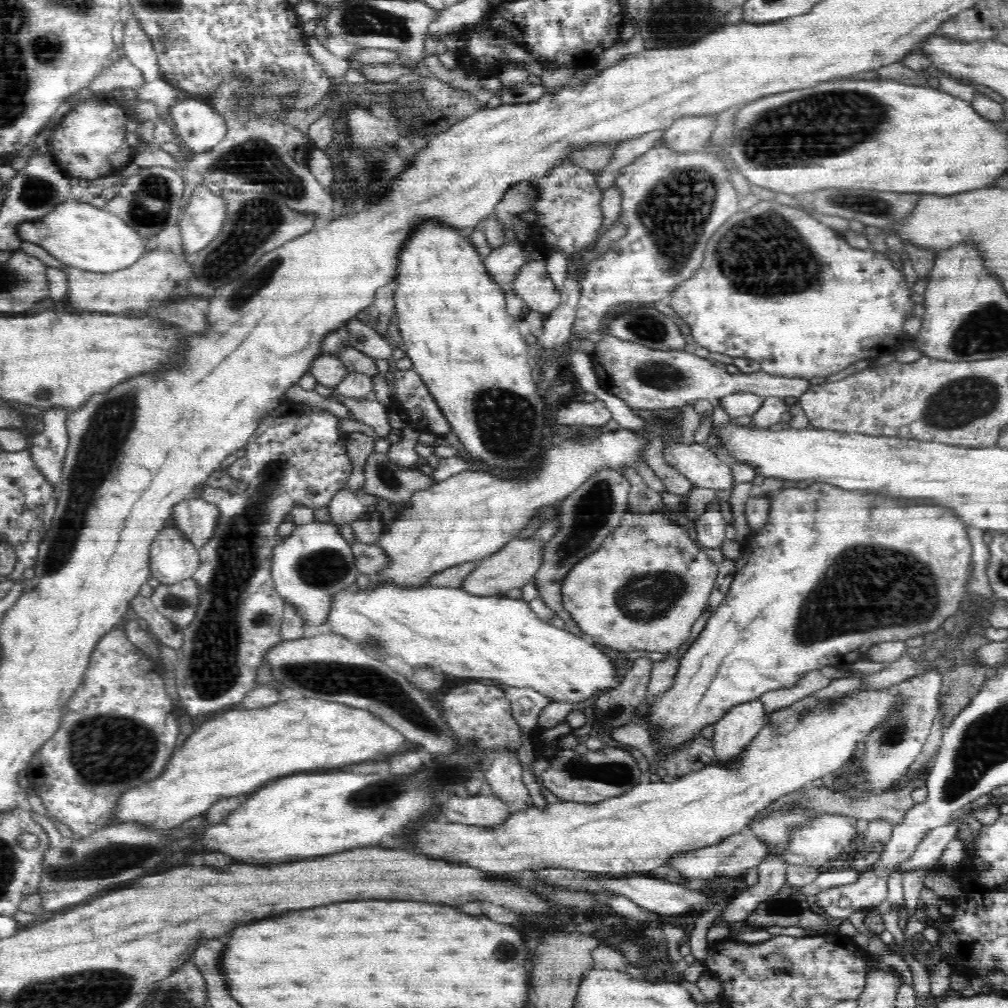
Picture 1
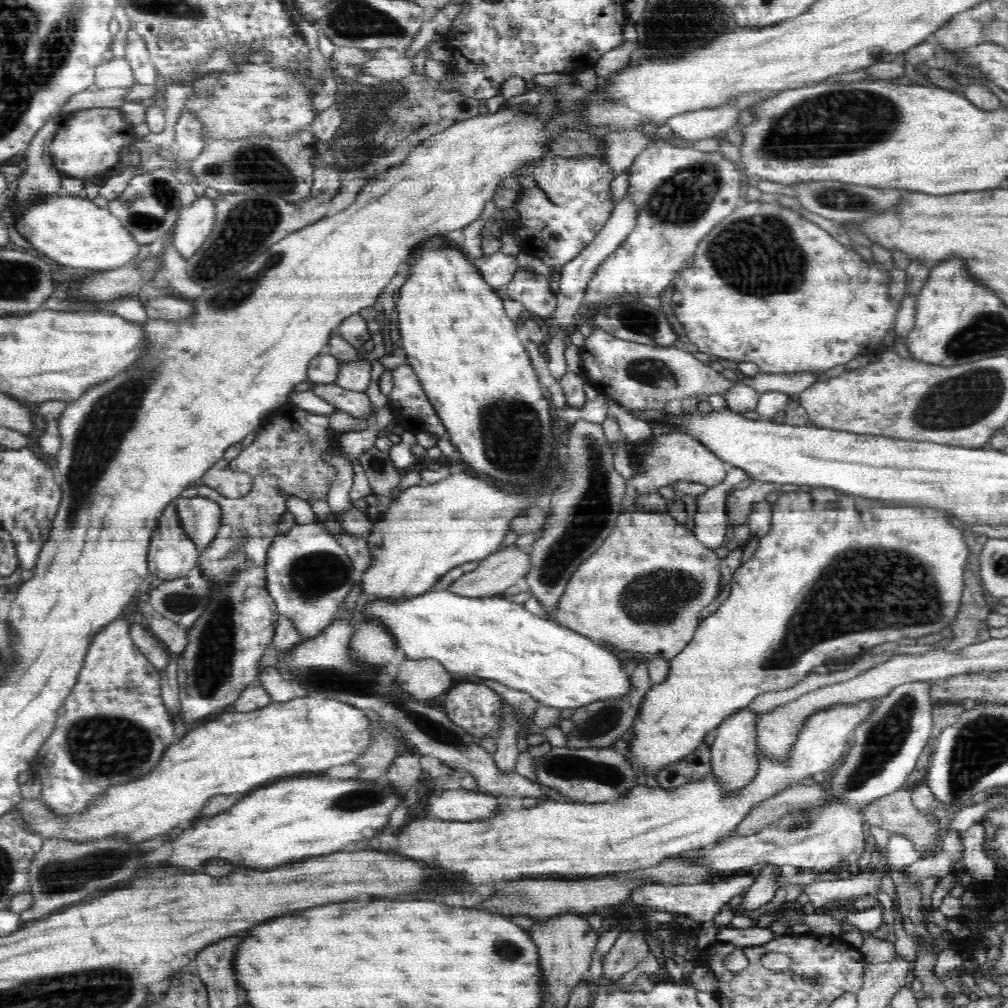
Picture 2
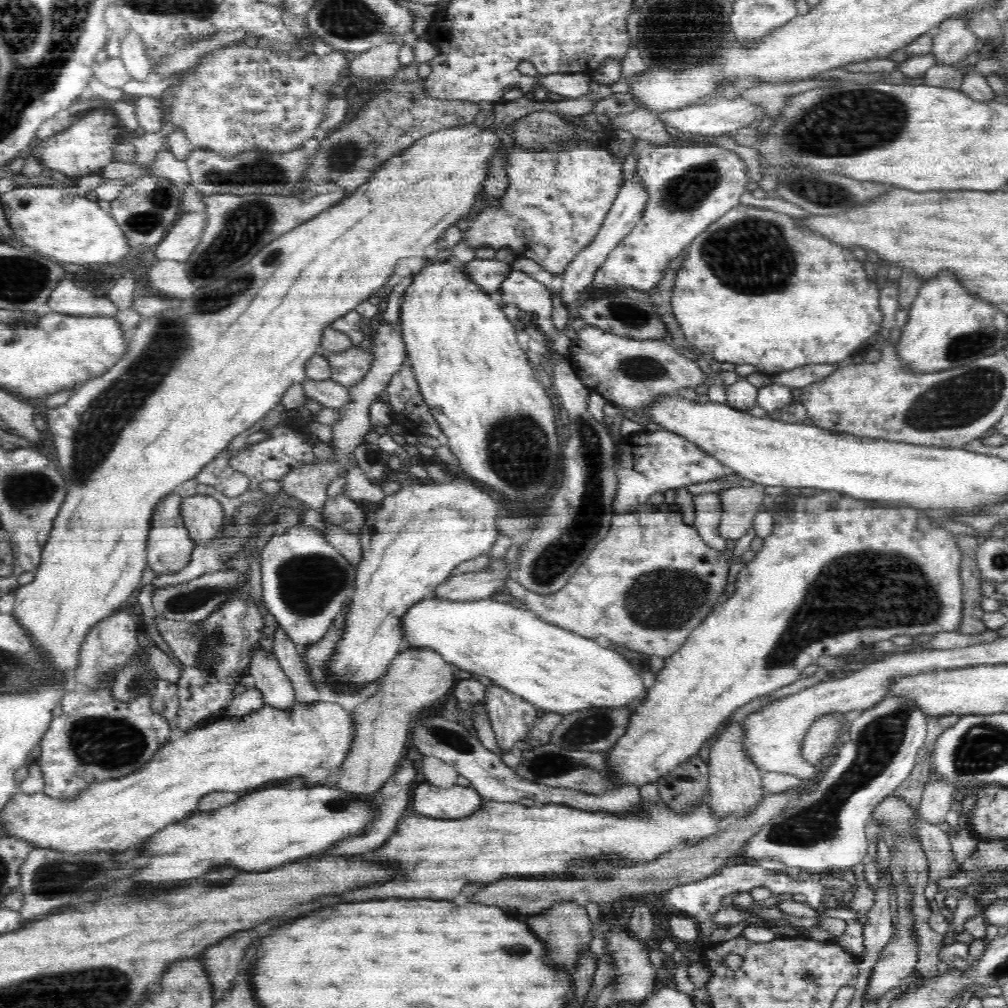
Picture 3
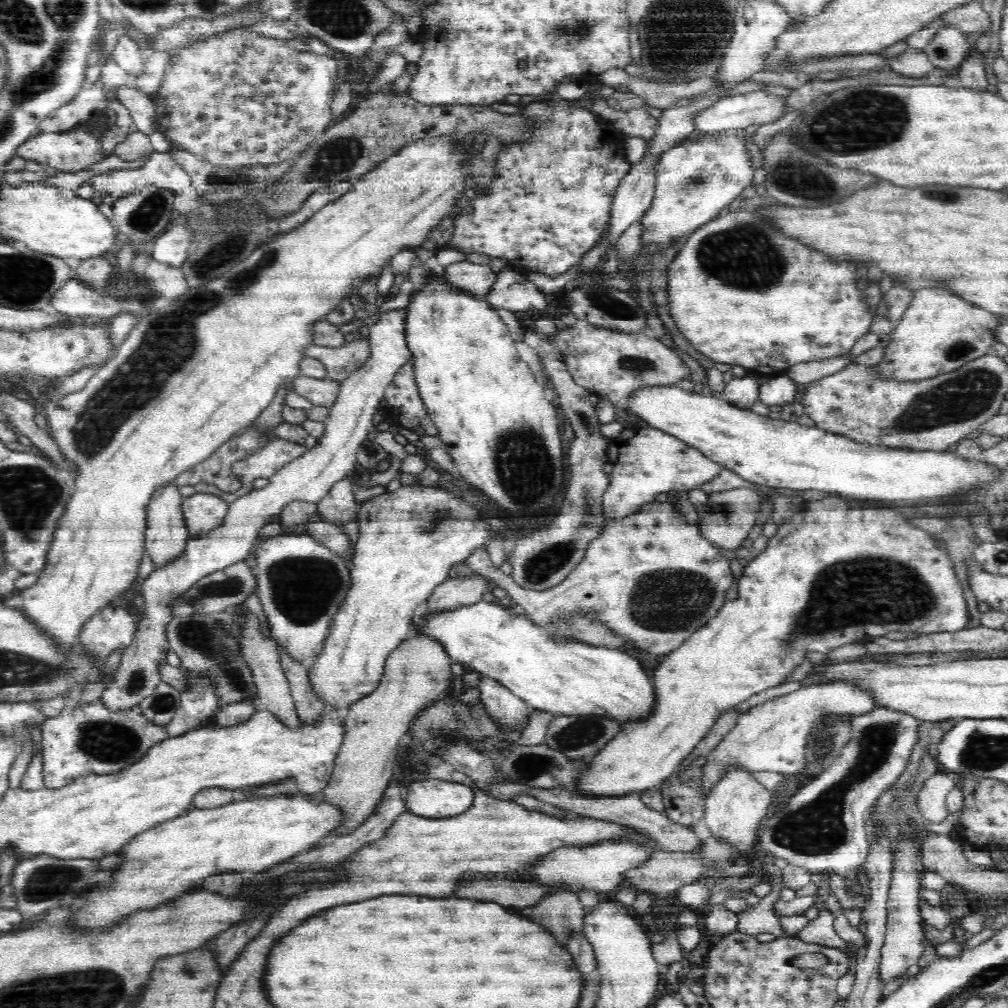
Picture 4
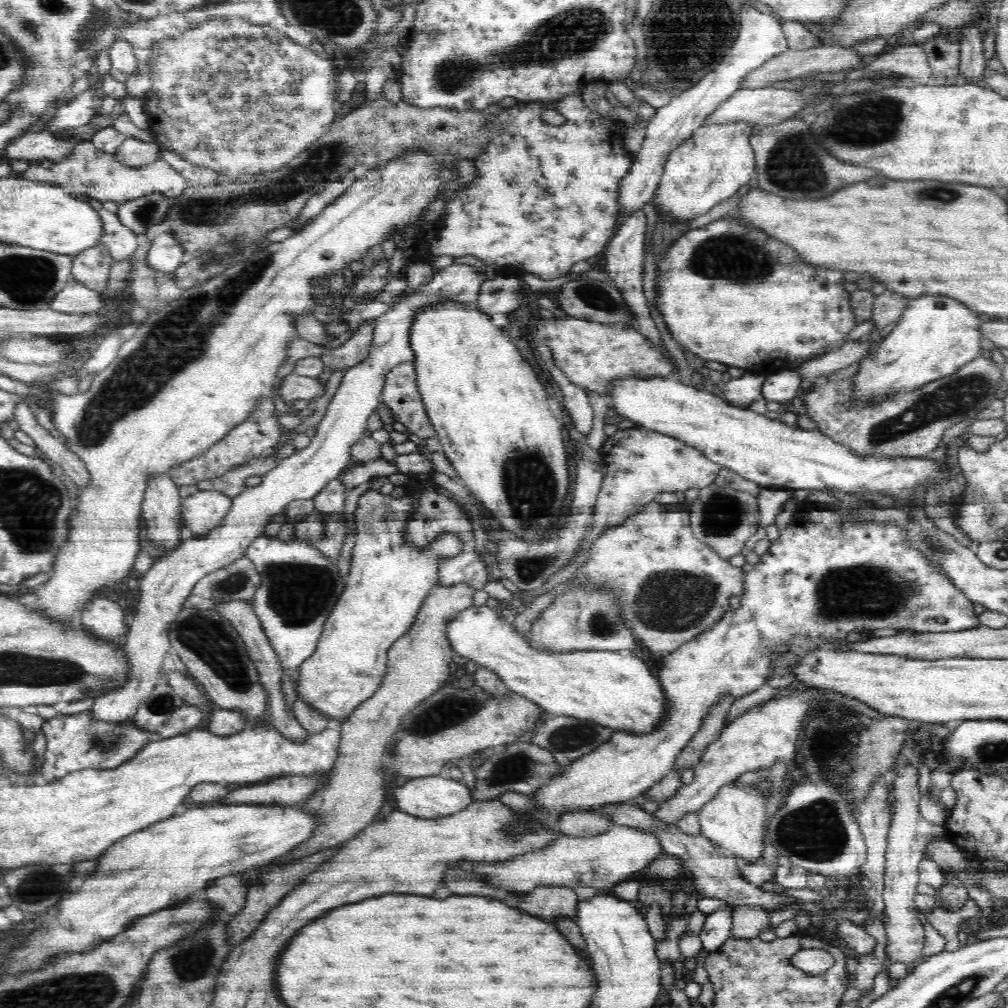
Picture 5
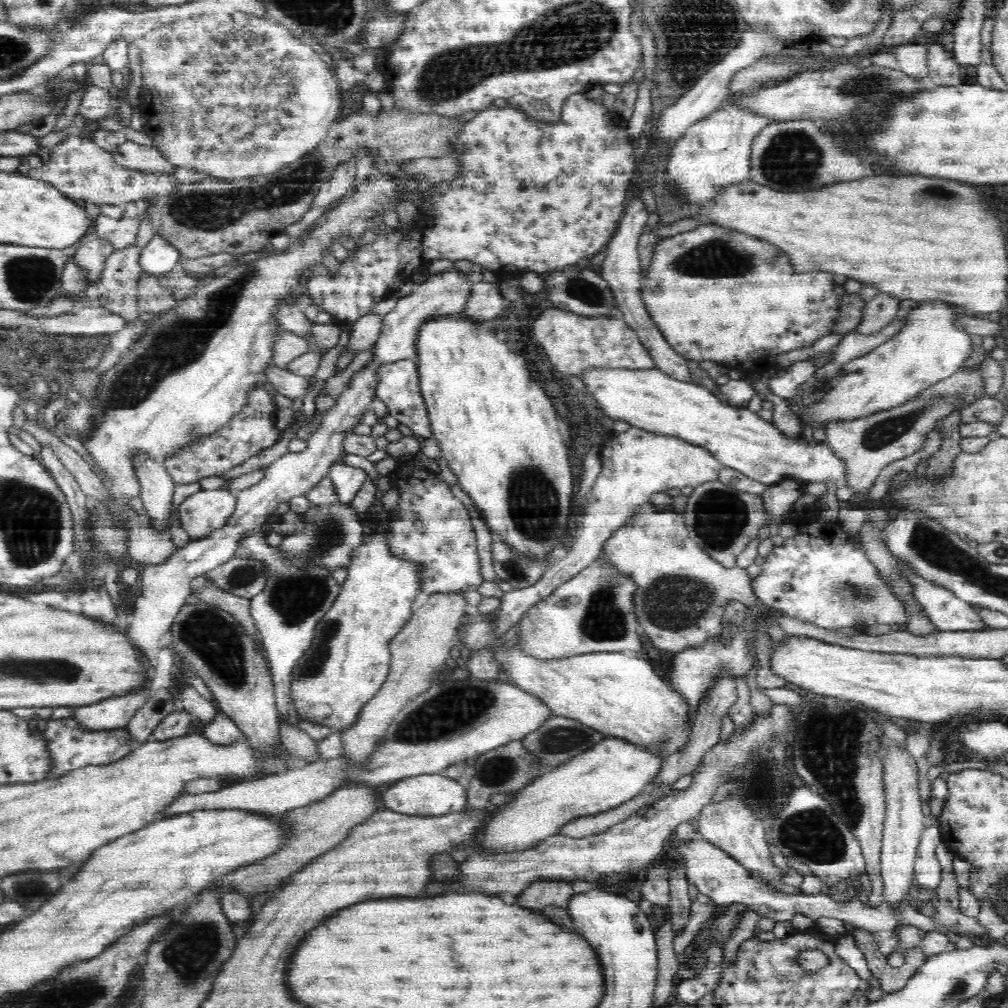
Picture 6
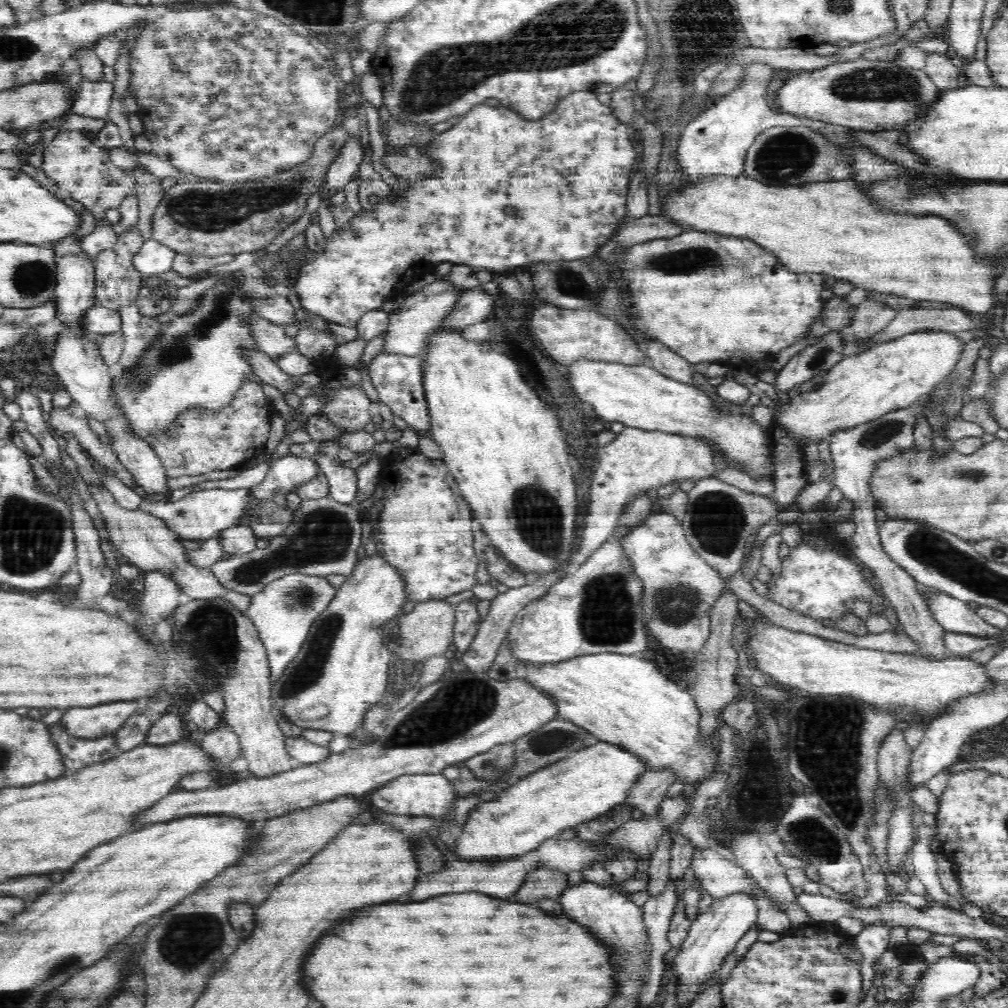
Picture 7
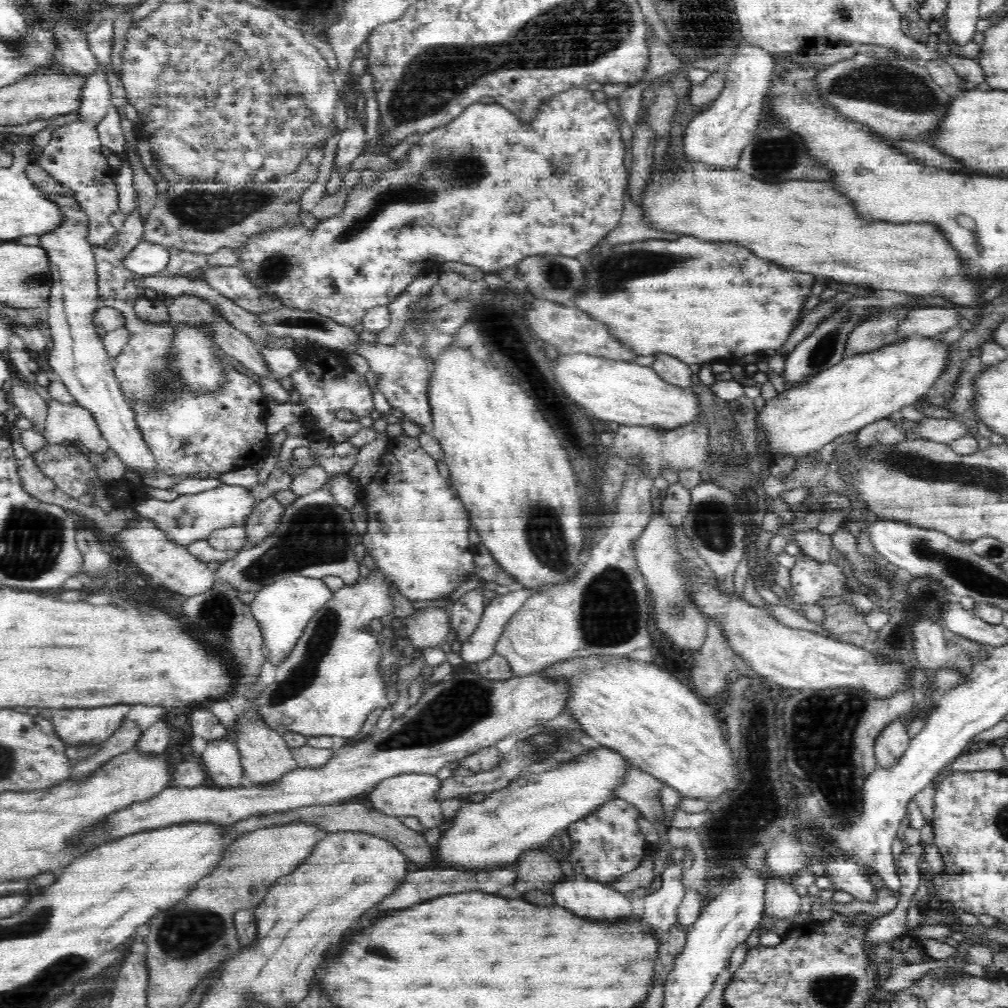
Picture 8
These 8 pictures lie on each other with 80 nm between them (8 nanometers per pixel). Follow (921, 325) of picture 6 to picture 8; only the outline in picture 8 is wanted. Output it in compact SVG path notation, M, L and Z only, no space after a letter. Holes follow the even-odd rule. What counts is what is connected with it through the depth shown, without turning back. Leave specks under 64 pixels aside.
M906 336L899 343L883 346L875 351L855 354L853 357L842 359L826 370L822 369L822 372L815 374L808 384L789 388L788 392L780 394L776 400L768 400L768 404L765 404L764 412L758 416L758 422L768 434L766 436L768 446L764 450L768 452L770 460L786 455L802 457L812 450L822 448L824 444L832 442L837 436L857 431L878 419L898 415L903 406L908 406L923 398L930 386L942 374L942 370L946 370L948 352L950 352L950 344L940 343L934 337Z

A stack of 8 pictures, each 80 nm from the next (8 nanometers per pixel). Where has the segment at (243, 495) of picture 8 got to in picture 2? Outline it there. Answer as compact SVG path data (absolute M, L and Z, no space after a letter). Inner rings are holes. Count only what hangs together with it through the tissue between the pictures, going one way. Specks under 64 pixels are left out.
M197 495L176 501L181 527L198 549L205 549L221 527L221 508L213 499Z

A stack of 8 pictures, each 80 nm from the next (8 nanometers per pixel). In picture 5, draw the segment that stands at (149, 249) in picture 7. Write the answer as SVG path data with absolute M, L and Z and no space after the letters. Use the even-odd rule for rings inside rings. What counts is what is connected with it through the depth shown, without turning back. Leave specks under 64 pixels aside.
M162 233L151 242L147 263L156 271L175 272L187 259L182 245L170 233Z

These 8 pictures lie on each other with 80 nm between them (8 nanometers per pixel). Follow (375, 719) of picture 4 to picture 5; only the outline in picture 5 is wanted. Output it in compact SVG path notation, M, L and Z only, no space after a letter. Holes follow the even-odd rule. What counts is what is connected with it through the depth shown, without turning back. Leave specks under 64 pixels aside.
M460 584L446 588L436 586L432 590L432 594L422 604L415 622L411 624L406 634L390 646L388 670L386 670L386 676L382 679L378 690L374 692L372 697L361 702L350 714L350 718L344 720L341 726L340 752L337 754L328 786L324 790L318 790L318 794L314 794L314 796L298 805L301 812L305 812L307 816L311 816L314 820L315 827L311 830L311 835L304 839L302 843L299 843L298 846L287 851L288 856L278 856L278 858L274 858L274 862L284 864L292 858L302 860L302 858L308 858L314 853L324 852L326 849L352 839L363 827L375 820L381 806L386 802L386 786L382 781L382 776L379 776L378 762L382 762L385 757L386 746L390 746L392 736L398 730L397 727L402 722L403 716L408 714L410 710L414 710L424 698L434 694L448 680L448 665L455 660L455 655L452 643L449 640L449 630L447 629L452 620L460 615L460 612L464 612L464 610L473 606L474 594L476 594L476 588L470 588L470 585Z

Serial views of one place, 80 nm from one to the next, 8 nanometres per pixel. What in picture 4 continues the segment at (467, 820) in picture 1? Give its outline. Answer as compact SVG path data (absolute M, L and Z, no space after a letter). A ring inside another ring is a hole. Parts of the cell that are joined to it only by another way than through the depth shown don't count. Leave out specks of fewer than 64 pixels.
M438 779L414 780L408 786L406 806L415 815L448 818L466 812L474 804L474 789L468 783Z

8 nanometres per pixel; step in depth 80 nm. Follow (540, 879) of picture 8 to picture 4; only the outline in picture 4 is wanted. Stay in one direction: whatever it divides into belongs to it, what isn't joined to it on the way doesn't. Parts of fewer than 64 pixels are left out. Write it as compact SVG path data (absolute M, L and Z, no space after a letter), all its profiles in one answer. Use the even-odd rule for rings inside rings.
M554 890L550 894L544 894L532 908L524 908L522 916L534 918L534 922L540 922L550 934L558 934L556 938L560 938L562 944L566 944L572 932L583 935L586 909L577 894L566 890Z

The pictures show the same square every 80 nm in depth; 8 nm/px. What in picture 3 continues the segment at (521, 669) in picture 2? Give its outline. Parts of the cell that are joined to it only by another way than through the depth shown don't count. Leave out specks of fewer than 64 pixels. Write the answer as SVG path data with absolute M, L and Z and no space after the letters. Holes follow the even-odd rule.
M434 596L428 597L409 610L409 613L405 616L405 624L403 626L405 626L405 636L408 646L413 643L414 647L432 647L432 649L436 650L438 654L441 654L442 659L446 660L446 663L453 666L453 668L468 671L475 676L486 676L486 678L493 680L496 685L513 692L524 700L534 704L535 708L540 708L544 711L566 715L571 712L576 712L577 710L592 708L593 706L604 706L604 708L623 707L626 705L632 706L636 701L638 701L638 704L642 704L642 702L646 700L646 696L648 696L648 694L646 694L646 686L642 684L640 676L634 672L632 664L626 662L626 658L622 658L618 652L598 646L593 639L578 636L558 626L547 624L547 622L535 617L535 615L528 610L516 608L516 606L512 606L512 604L497 602L491 599L484 599L476 602L448 603L446 600L436 600Z

